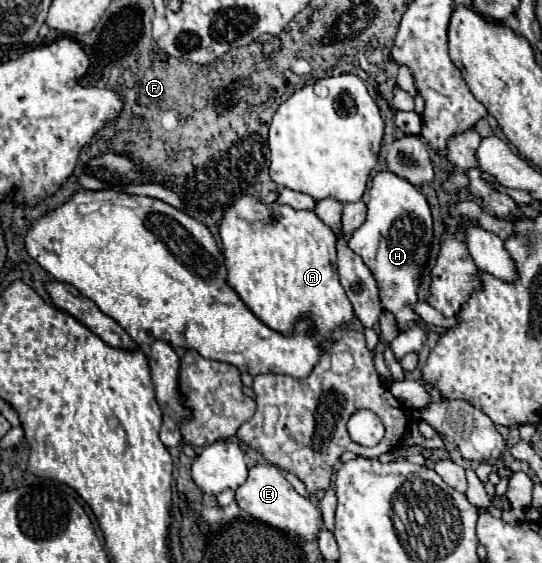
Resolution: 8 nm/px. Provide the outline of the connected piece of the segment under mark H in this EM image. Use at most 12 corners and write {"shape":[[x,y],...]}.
{"shape":[[376,173],[348,247],[380,285],[400,331],[432,245],[422,191]]}

